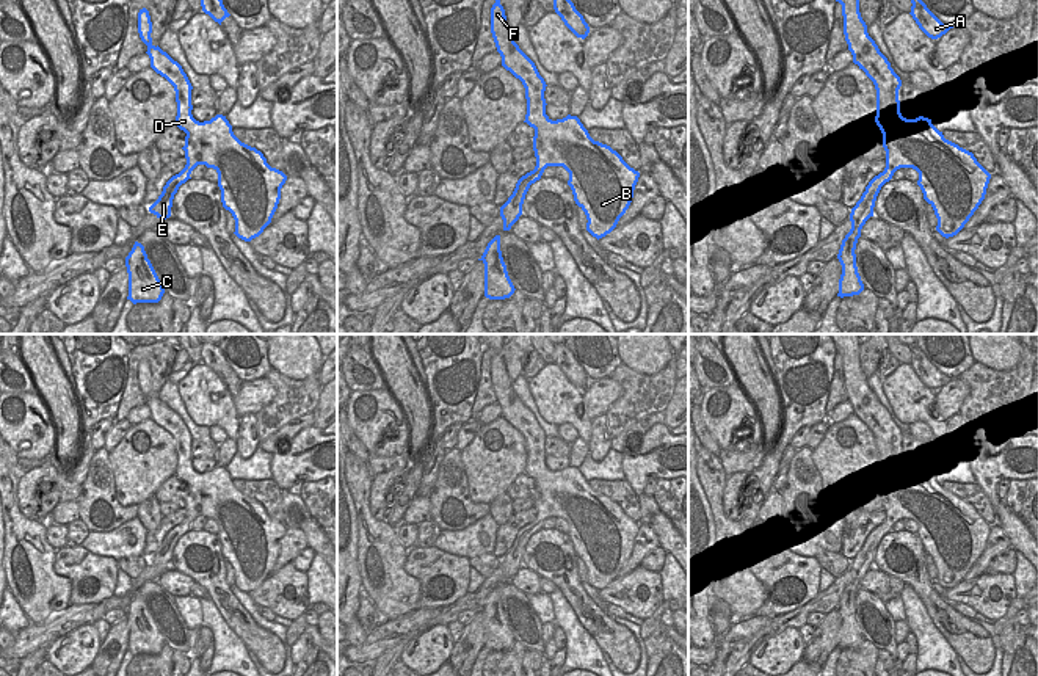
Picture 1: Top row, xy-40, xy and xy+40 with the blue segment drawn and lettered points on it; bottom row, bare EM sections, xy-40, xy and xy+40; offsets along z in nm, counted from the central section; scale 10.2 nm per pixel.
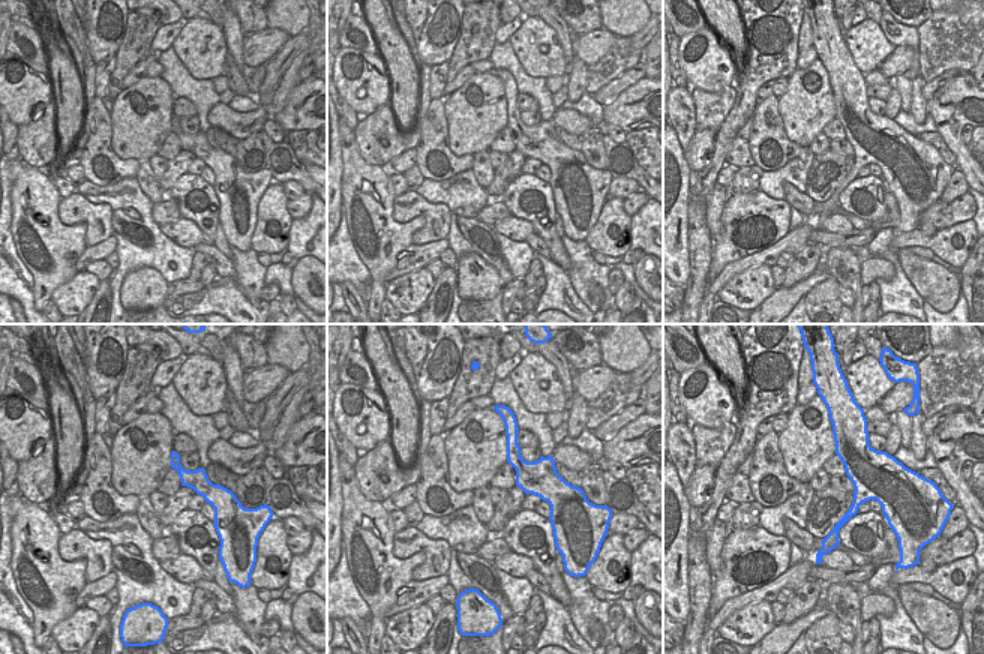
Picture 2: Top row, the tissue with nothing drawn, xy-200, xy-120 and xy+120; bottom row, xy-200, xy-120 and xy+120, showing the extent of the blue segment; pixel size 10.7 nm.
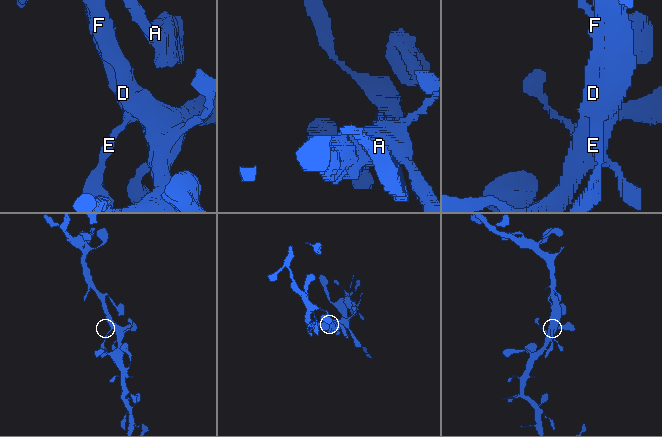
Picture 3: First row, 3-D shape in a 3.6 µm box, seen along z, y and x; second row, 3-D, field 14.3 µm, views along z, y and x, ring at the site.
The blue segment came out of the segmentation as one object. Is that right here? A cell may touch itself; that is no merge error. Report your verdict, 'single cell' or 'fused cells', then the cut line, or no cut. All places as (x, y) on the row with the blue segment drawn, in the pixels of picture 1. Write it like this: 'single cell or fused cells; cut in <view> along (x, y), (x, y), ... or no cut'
single cell; no cut

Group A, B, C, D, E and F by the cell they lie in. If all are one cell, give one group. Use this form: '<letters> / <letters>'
A B C D E F

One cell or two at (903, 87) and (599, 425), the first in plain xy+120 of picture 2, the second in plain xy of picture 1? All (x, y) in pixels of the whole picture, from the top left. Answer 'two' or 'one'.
two

